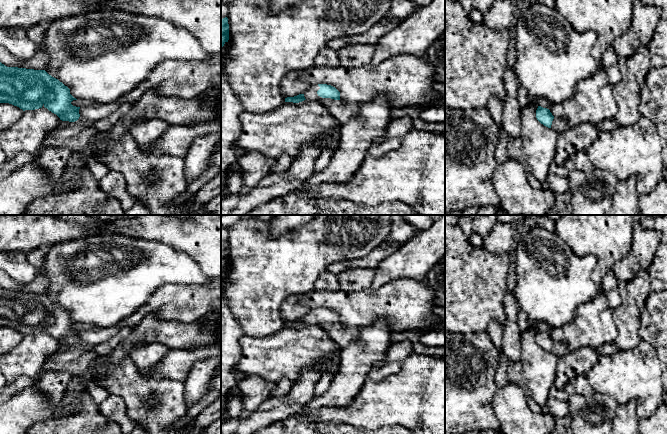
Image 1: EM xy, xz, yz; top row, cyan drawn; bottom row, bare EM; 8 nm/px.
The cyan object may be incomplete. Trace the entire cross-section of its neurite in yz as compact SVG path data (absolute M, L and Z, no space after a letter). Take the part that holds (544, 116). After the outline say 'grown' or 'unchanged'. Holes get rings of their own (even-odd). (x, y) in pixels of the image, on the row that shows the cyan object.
M538 106L537 120L544 126L555 130L559 135L567 130L567 122L561 117L554 117L549 109Z | grown

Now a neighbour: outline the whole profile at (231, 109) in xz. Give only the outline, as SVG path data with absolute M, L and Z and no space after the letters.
M228 41L226 48L221 51L221 199L229 195L227 178L230 167L246 153L235 146L241 133L240 115L244 109L224 71L224 63L230 49Z

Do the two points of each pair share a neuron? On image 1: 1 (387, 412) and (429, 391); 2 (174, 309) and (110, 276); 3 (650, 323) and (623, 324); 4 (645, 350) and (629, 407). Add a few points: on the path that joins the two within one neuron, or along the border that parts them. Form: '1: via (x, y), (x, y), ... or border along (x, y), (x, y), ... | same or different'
1: via (397, 402), (403, 398), (419, 397) | same
2: border along (170, 283), (161, 285), (133, 312) | different
3: border along (646, 300), (640, 317), (640, 338) | different
4: border along (619, 403), (635, 400), (636, 414), (639, 418) | different

